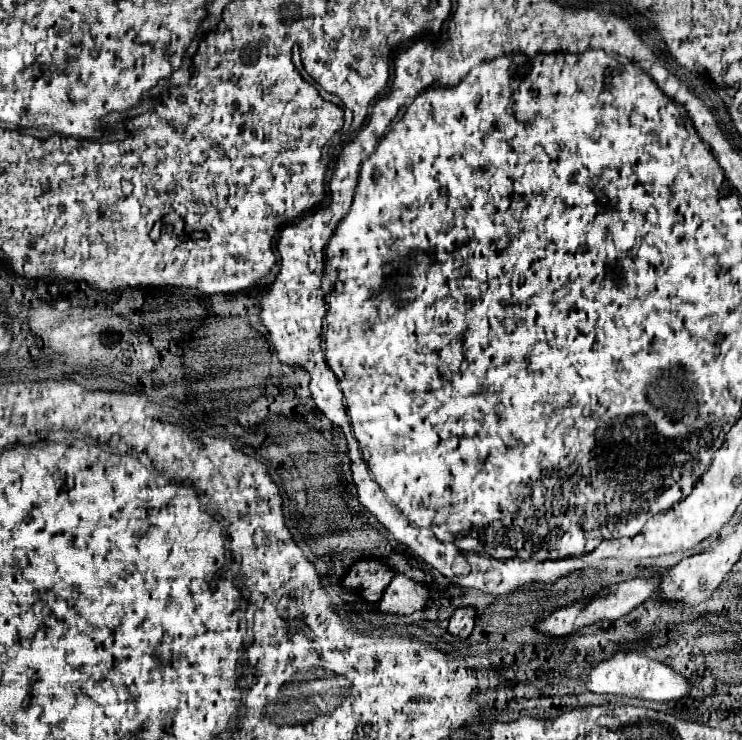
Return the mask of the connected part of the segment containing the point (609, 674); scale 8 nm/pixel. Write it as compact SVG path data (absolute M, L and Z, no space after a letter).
M618 654L602 662L588 674L586 688L596 694L618 694L618 696L634 696L642 700L652 700L652 702L672 702L672 700L686 698L692 692L694 684L690 678L676 672L668 664L650 660L646 656L638 656L638 654Z

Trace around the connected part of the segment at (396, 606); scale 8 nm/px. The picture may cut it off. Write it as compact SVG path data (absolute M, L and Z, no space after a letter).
M396 574L394 582L390 582L380 600L380 610L396 614L412 614L416 610L422 610L430 600L432 596L426 584L414 582L406 574Z

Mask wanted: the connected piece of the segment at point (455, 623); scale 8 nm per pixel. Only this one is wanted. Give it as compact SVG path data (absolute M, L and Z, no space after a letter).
M472 606L458 608L450 618L448 632L454 636L460 636L460 638L466 638L466 636L470 636L470 632L474 628L474 620L476 620L476 610Z

